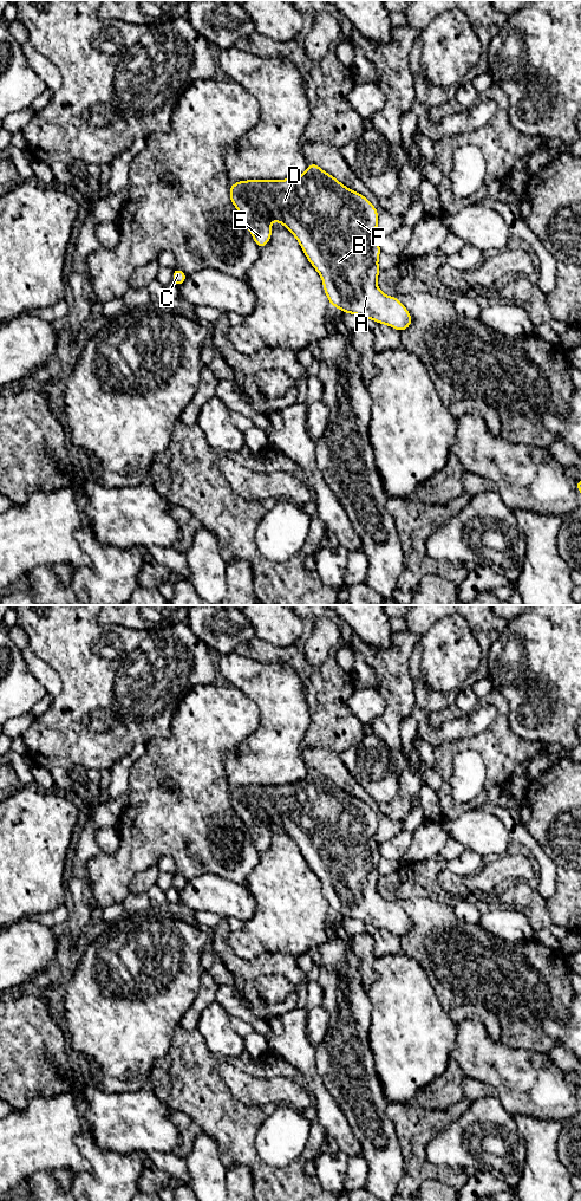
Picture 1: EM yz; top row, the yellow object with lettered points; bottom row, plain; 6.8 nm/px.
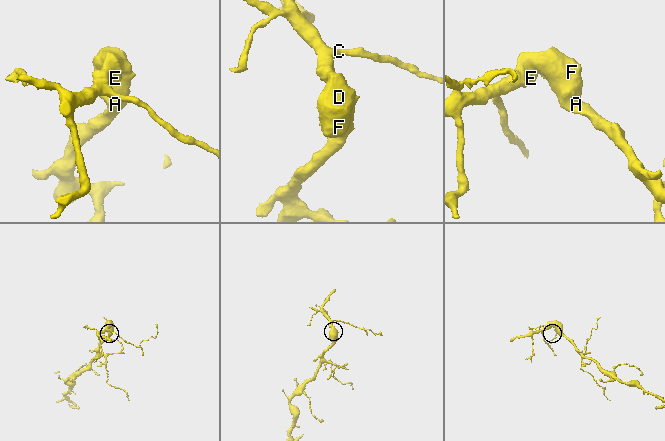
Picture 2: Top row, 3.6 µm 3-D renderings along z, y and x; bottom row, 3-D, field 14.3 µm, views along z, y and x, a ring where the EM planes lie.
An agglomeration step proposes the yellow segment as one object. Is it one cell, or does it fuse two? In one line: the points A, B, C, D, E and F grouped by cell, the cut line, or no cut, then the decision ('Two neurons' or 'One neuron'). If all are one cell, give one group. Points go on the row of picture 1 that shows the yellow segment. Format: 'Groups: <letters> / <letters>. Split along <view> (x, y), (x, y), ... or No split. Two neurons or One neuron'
Groups: A B C D E F. No split. One neuron

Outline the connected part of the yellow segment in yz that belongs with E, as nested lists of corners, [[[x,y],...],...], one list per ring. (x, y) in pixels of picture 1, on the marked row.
[[[308,163],[308,169],[293,178],[233,183],[229,199],[260,248],[270,241],[270,220],[281,222],[296,238],[308,261],[321,275],[329,305],[398,331],[410,327],[412,318],[406,307],[396,296],[389,297],[378,288],[381,251],[376,229],[379,218],[377,208],[364,195],[346,188],[315,163]]]

